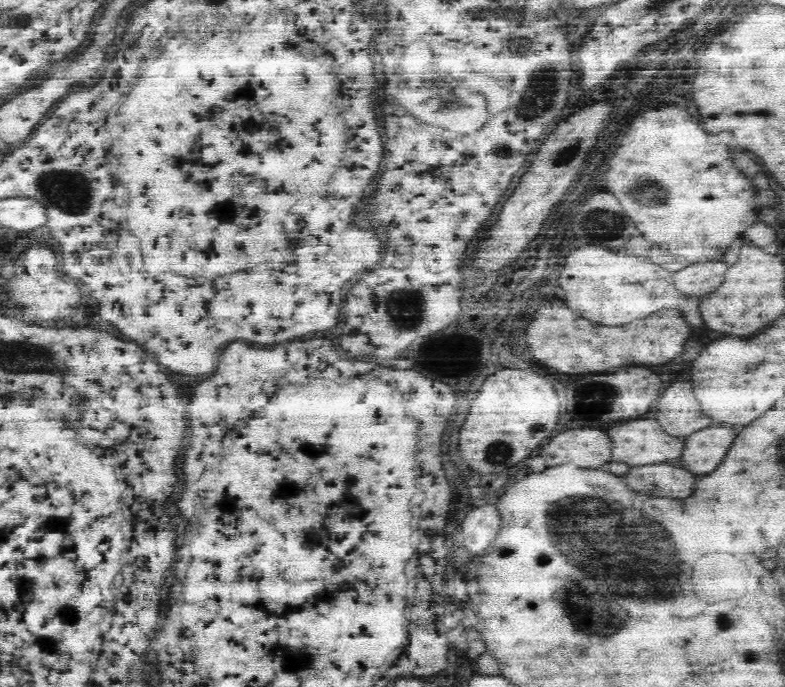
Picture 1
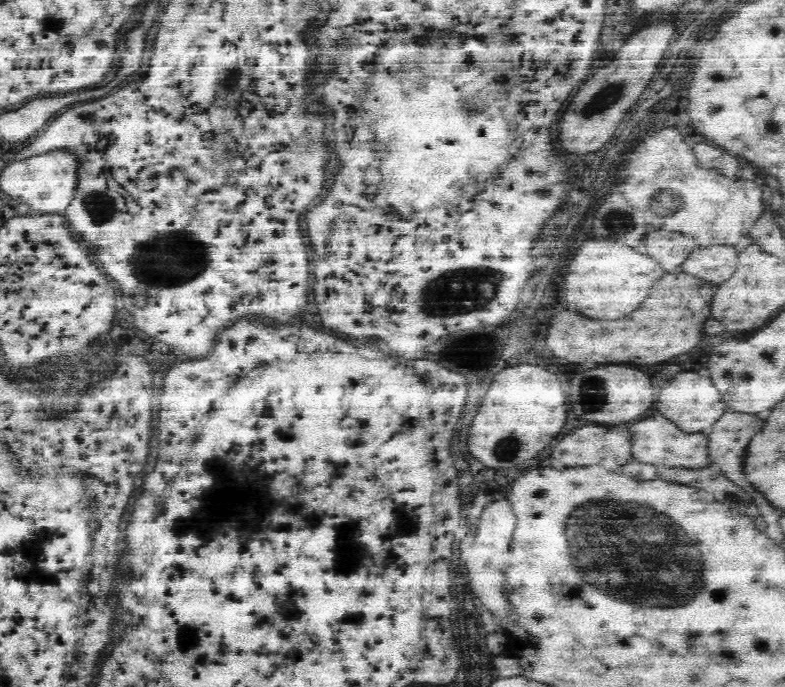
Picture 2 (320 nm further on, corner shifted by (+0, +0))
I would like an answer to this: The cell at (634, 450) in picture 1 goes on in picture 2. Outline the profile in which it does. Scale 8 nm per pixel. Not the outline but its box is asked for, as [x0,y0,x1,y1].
[630,416,708,469]

